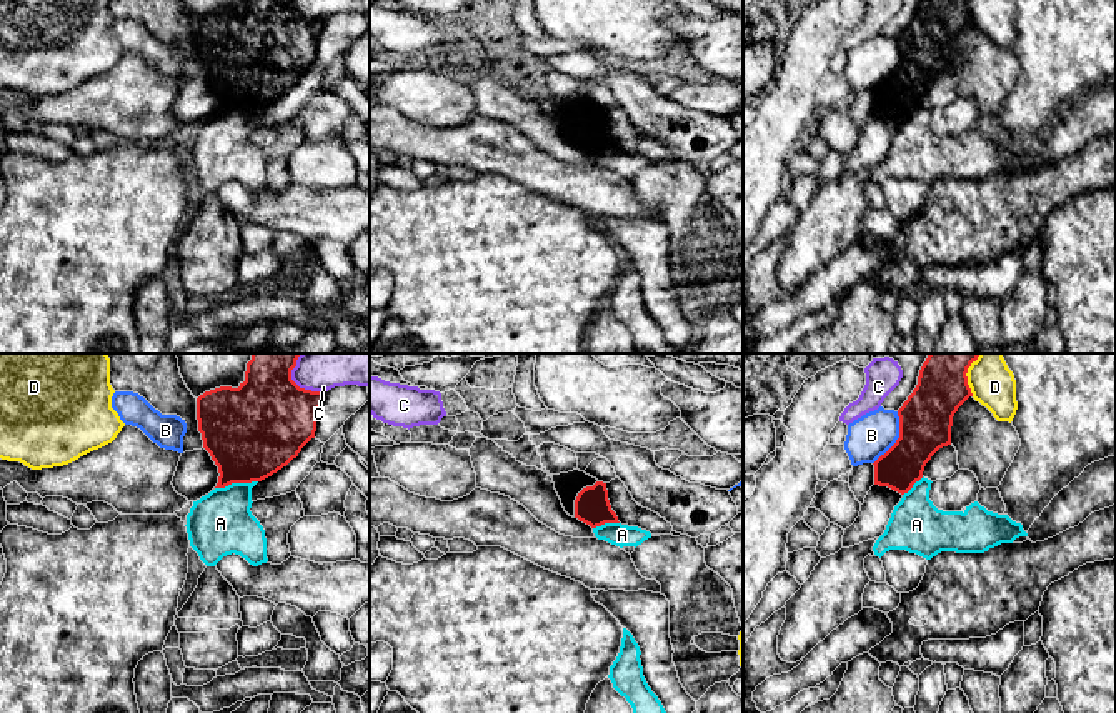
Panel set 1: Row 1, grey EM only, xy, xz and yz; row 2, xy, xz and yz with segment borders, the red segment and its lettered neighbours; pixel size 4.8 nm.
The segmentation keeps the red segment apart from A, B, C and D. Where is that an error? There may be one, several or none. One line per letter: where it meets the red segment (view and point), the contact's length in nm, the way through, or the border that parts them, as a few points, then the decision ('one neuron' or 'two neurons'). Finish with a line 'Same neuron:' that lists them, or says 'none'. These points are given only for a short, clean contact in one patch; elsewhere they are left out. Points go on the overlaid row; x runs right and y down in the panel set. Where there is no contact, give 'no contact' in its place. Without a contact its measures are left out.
A: contact xy (235, 482); length 220 nm; border xy (257, 480), (215, 488); two neurons
B: contact yz (898, 438); length 280 nm; two neurons
C: contact xy (293, 382); length 240 nm; two neurons
D: contact yz (965, 375); length 220 nm; two neurons
Same neuron: none

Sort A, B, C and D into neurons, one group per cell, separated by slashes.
A / B / C / D

